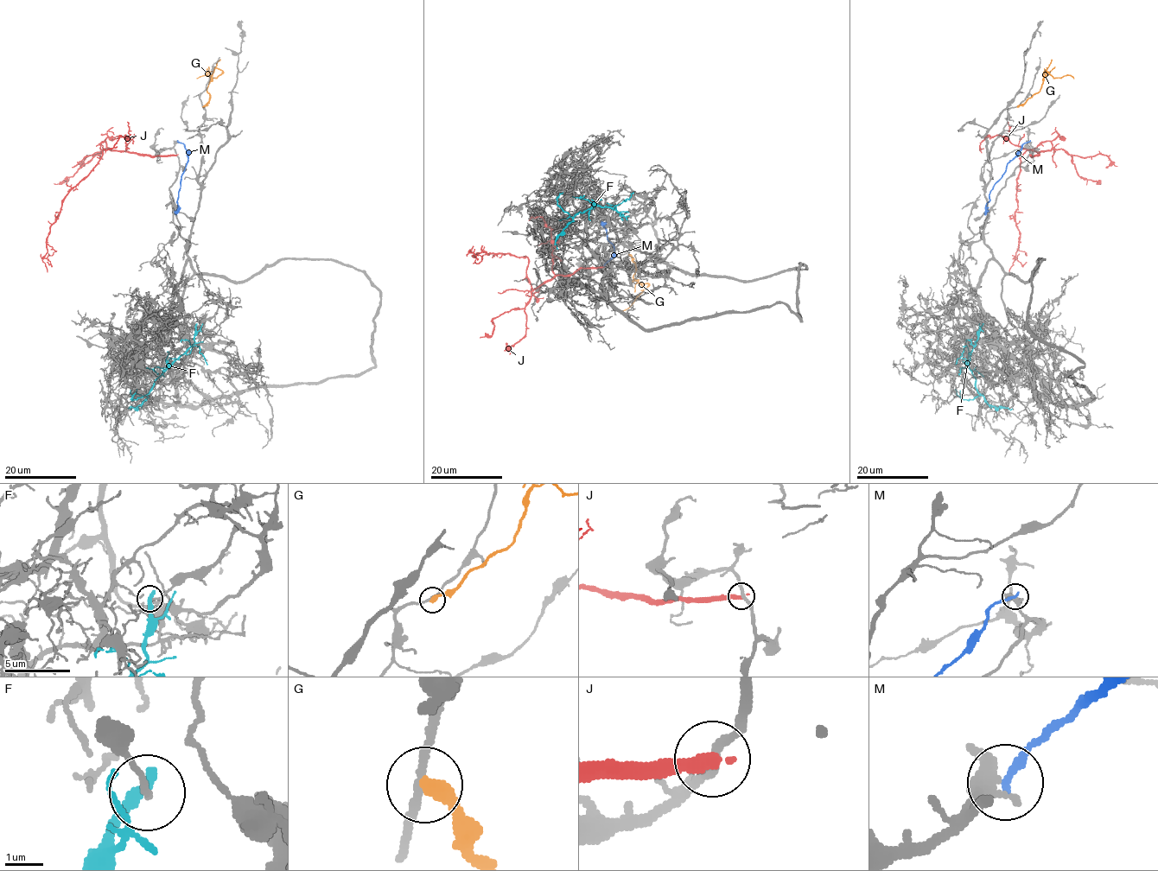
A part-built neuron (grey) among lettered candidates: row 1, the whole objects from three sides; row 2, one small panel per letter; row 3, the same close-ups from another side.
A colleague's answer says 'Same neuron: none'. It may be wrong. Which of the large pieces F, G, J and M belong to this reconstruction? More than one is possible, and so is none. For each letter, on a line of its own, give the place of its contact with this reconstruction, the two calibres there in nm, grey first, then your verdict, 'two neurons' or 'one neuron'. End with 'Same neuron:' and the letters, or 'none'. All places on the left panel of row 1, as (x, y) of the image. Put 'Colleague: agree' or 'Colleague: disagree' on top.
Colleague: agree
F: contact (195, 326); calibres 120 and 380 nm; two neurons
G: contact (202, 106); calibres 180 and 360 nm; two neurons
J: contact (175, 155); calibres 240 and 360 nm; two neurons
M: contact (177, 142); calibres 380 and 220 nm; two neurons
Same neuron: none

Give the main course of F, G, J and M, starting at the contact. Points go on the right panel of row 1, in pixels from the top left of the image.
F: (983, 326), (970, 354), (969, 368), (976, 378), (976, 390), (989, 404), (1012, 408)
G: (1017, 106), (1040, 90), (1046, 67), (1055, 78), (1070, 75), (1074, 79)
J: (1030, 155), (1049, 151), (1053, 147), (1050, 141), (1027, 150), (1020, 158), (1014, 212), (1018, 250), (1009, 272)
M: (1029, 141), (1009, 162), (990, 191), (984, 214)

